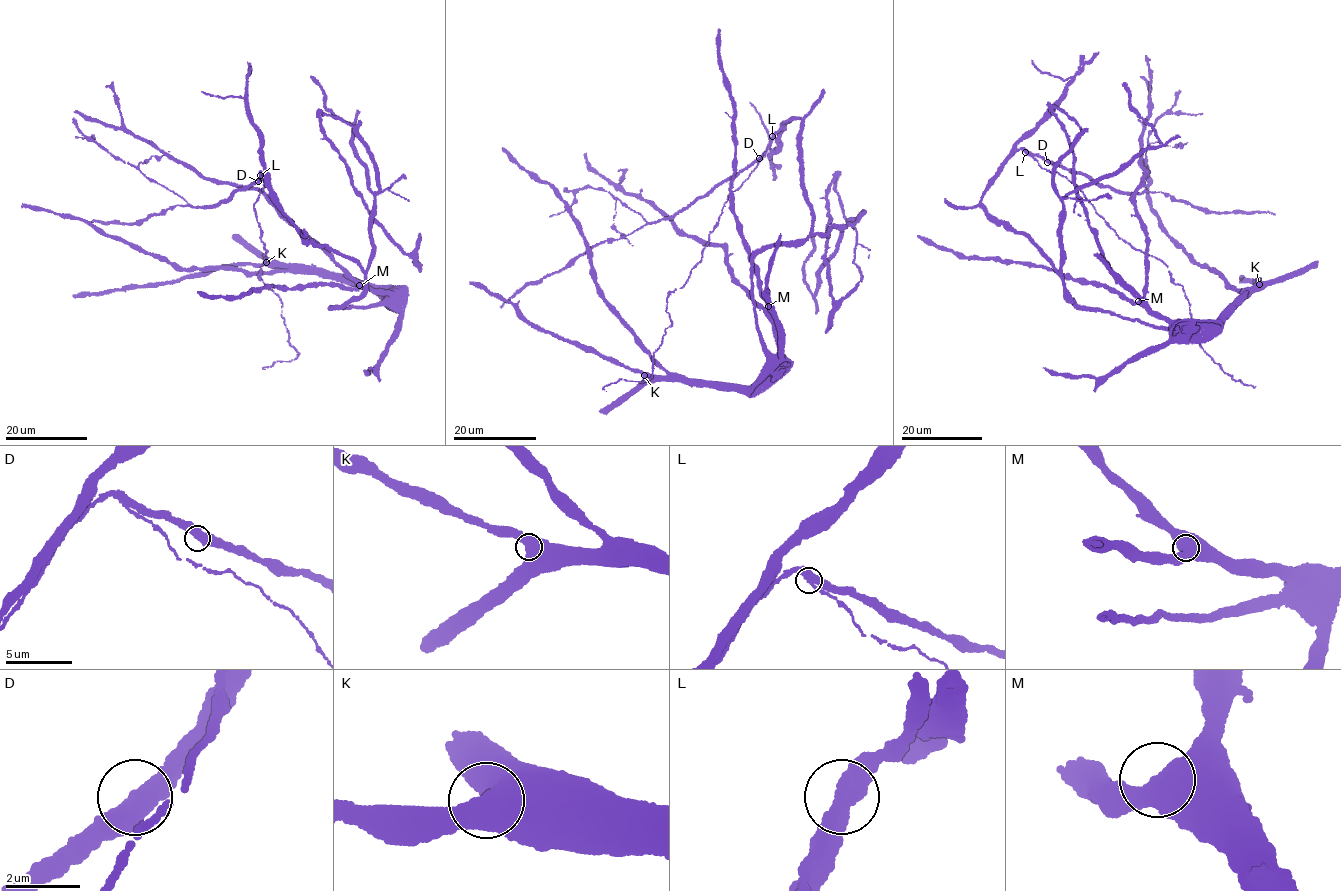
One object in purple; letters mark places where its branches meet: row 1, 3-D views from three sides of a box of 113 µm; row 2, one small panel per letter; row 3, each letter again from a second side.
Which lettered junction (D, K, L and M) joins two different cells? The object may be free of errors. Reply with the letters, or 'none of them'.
L

